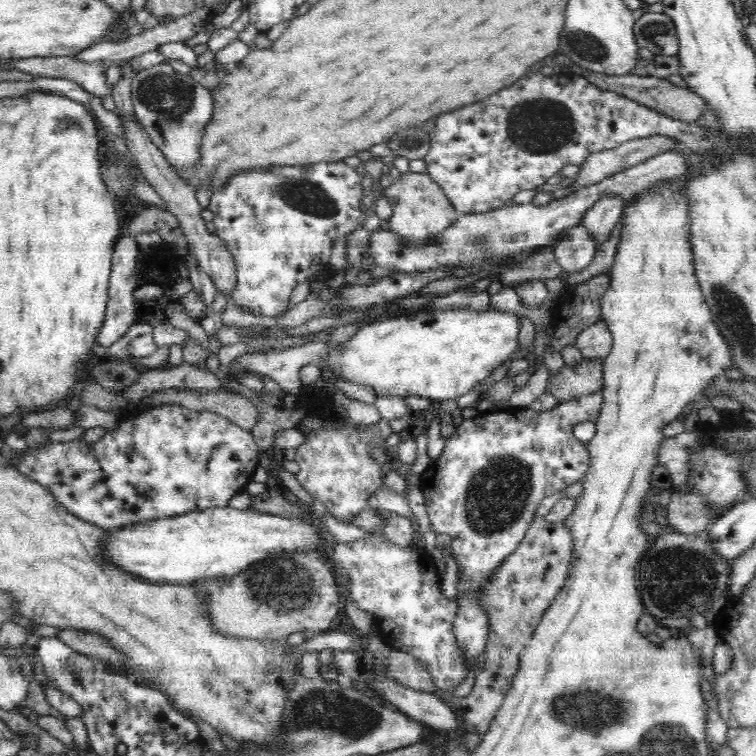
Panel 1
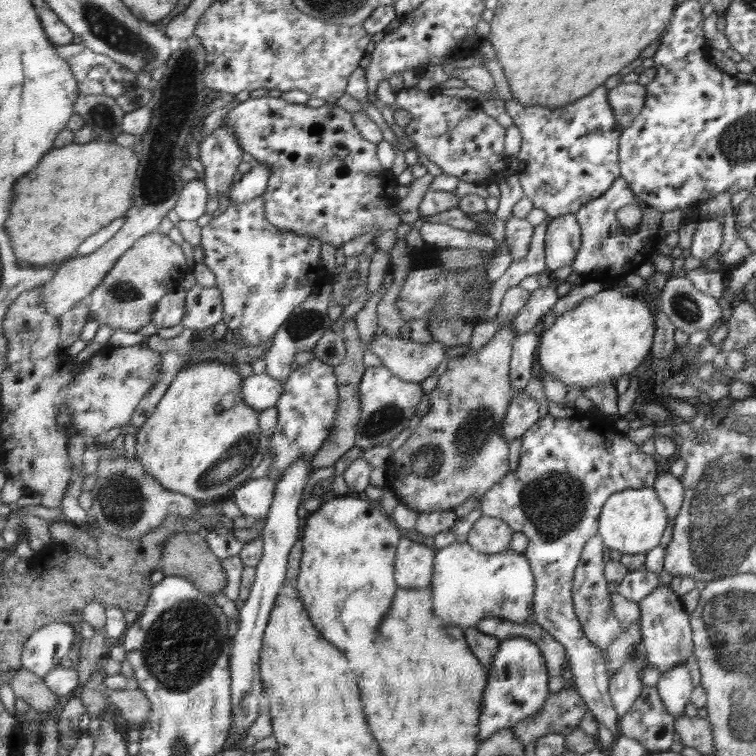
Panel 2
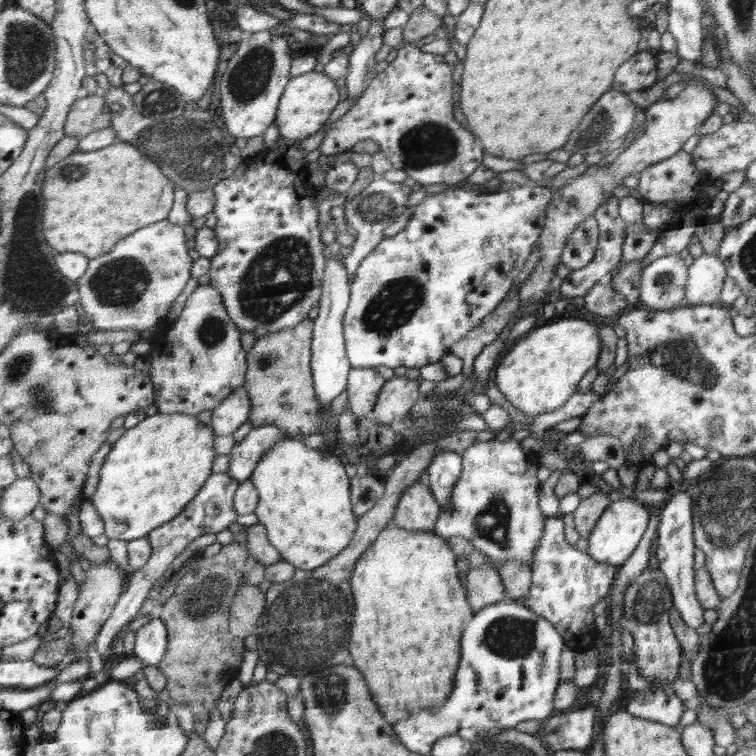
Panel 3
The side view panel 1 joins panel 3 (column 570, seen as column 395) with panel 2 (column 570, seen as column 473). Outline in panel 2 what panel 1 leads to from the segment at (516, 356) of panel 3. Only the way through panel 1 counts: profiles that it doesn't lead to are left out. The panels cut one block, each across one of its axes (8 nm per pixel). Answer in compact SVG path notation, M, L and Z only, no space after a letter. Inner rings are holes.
M614 287L602 291L582 300L578 306L557 317L554 324L546 330L539 330L538 364L542 372L554 376L556 380L564 382L568 389L581 388L583 391L592 386L606 384L606 380L624 376L634 372L650 352L652 334L654 332L654 316L650 308L636 300L638 294L622 294Z

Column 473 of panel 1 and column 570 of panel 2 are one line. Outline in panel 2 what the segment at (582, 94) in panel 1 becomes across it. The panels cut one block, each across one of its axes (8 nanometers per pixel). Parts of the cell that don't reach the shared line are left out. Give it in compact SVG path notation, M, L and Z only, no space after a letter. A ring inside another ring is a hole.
M604 85L566 106L523 107L510 99L505 101L505 108L522 136L516 169L520 189L532 200L534 208L541 208L548 217L576 214L590 201L608 192L619 177L618 151L622 132Z

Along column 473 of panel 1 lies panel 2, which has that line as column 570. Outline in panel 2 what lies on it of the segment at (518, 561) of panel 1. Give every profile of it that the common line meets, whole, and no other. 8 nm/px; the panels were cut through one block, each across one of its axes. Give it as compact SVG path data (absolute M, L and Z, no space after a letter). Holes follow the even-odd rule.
M574 680L570 686L563 686L559 693L551 693L545 702L544 709L534 714L534 717L525 718L510 730L514 731L521 742L530 744L548 734L556 733L564 736L572 733L579 727L582 718L588 712L584 699L576 690Z

